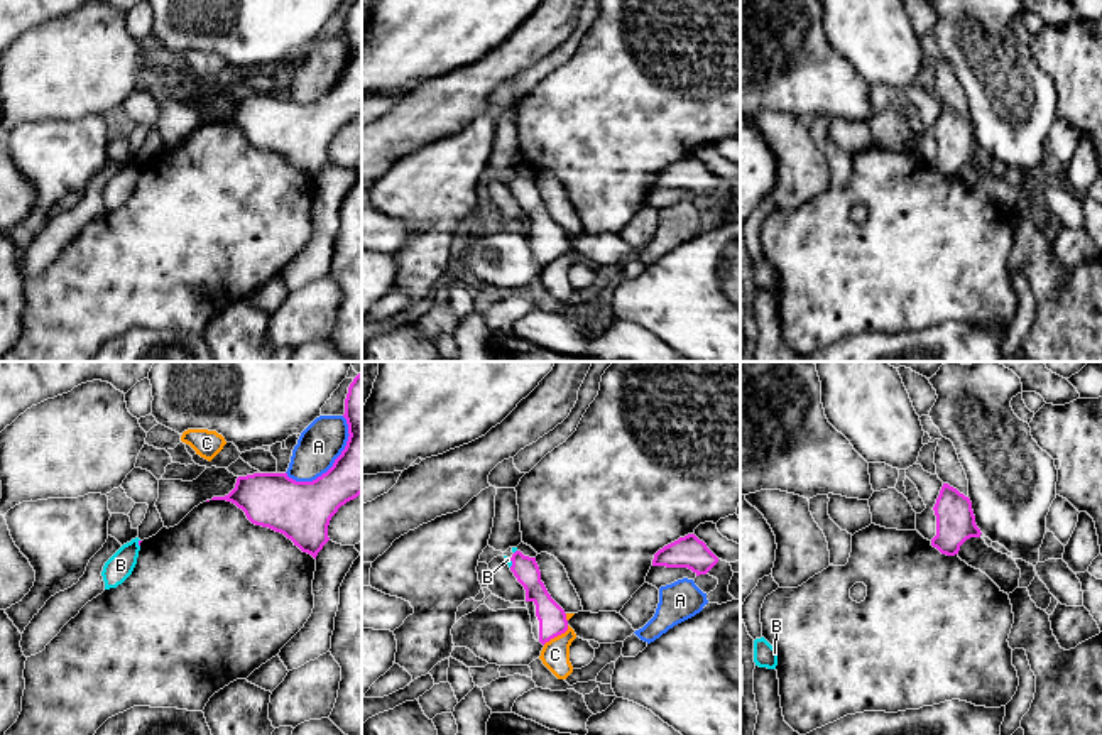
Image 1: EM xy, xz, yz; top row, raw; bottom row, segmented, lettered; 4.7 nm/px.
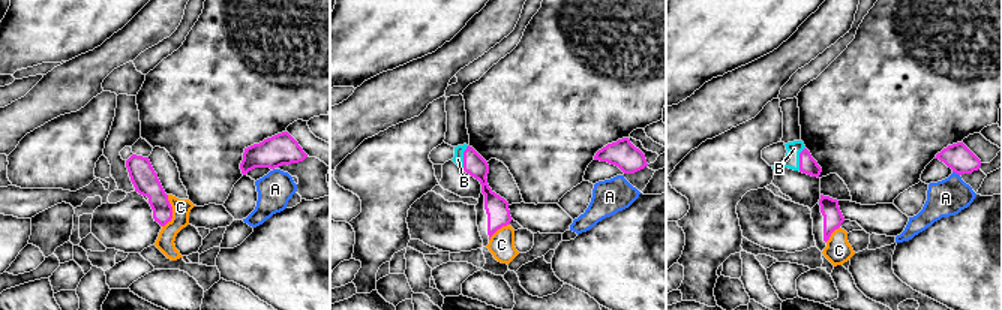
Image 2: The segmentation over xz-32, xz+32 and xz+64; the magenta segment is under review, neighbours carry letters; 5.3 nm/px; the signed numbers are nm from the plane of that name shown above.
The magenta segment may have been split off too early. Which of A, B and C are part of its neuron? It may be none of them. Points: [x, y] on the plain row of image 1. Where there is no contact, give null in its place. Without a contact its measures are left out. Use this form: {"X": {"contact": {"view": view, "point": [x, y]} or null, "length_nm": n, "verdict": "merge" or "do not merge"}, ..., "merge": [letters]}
{"A": {"contact": {"view": "xy", "point": [335, 83]}, "length_nm": 400, "verdict": "do not merge"}, "B": {"contact": {"view": "xz", "point": [512, 185]}, "length_nm": 50, "verdict": "merge"}, "C": {"contact": {"view": "xz", "point": [556, 257]}, "length_nm": 160, "verdict": "do not merge"}, "merge": ["B"]}

